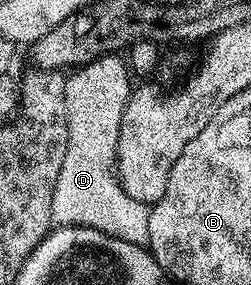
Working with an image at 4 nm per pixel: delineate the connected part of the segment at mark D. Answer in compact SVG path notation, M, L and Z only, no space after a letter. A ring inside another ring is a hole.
M117 55L98 57L66 76L67 155L63 155L63 167L59 167L59 179L51 195L51 215L54 226L91 227L145 247L149 244L150 206L127 195L117 177L119 127L129 102L129 77L130 66Z

